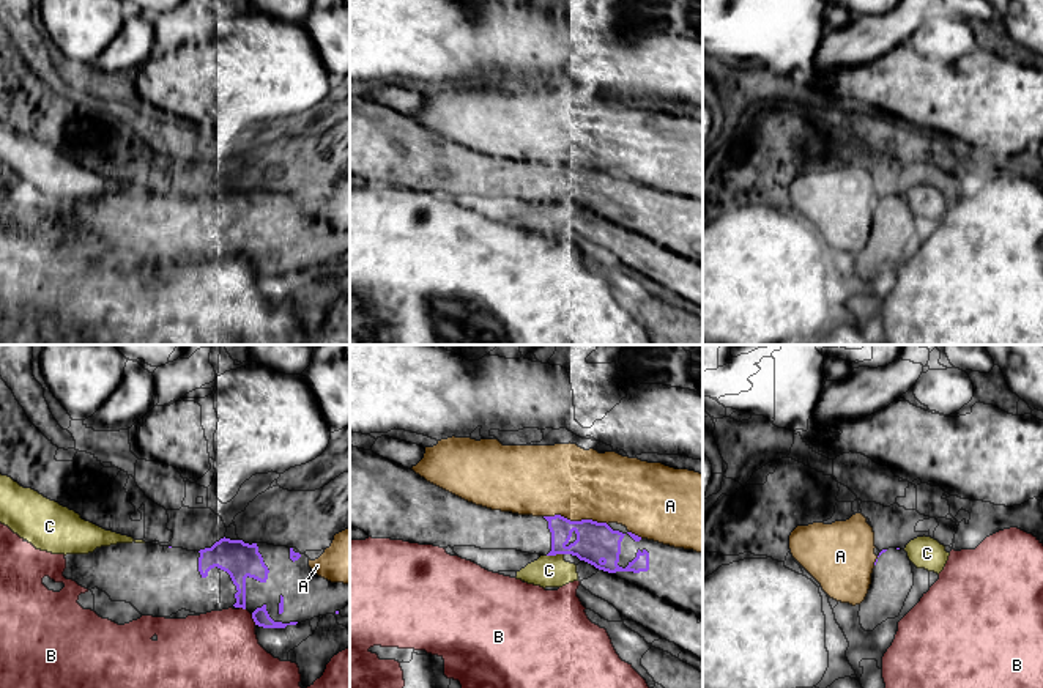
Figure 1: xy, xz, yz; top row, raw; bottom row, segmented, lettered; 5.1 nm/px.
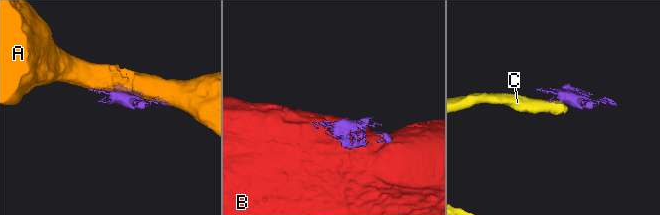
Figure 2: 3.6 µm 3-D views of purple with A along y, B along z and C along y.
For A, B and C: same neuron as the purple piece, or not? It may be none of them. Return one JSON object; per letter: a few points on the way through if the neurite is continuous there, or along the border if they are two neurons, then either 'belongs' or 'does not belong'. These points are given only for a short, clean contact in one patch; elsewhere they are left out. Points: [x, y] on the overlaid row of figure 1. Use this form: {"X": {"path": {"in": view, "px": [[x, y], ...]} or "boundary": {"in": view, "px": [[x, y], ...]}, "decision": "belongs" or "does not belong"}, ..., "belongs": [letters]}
{"A": {"decision": "does not belong"}, "B": {"decision": "does not belong"}, "C": {"boundary": {"in": "xz", "px": [[563, 553], [547, 556]]}, "decision": "does not belong"}, "belongs": []}

